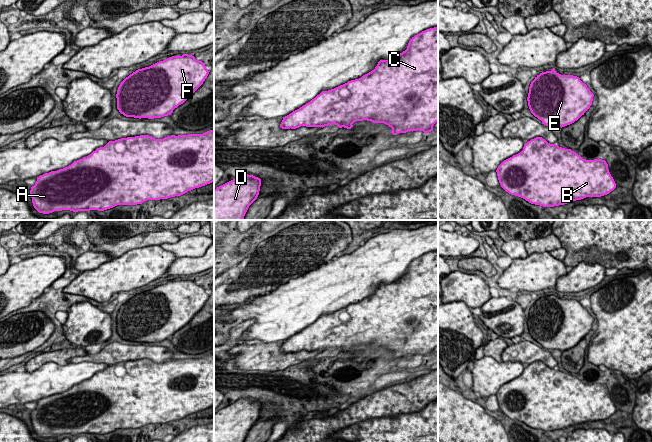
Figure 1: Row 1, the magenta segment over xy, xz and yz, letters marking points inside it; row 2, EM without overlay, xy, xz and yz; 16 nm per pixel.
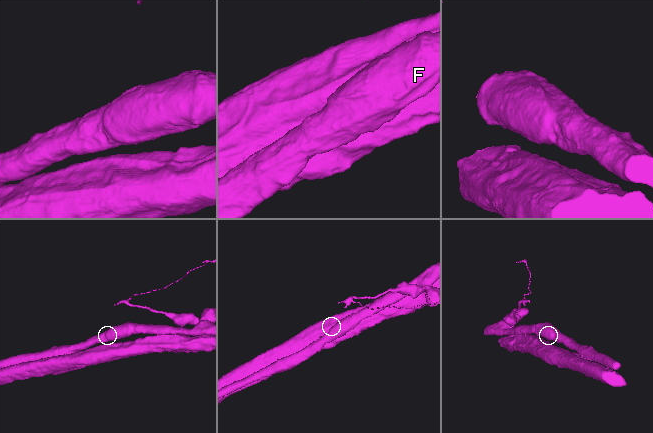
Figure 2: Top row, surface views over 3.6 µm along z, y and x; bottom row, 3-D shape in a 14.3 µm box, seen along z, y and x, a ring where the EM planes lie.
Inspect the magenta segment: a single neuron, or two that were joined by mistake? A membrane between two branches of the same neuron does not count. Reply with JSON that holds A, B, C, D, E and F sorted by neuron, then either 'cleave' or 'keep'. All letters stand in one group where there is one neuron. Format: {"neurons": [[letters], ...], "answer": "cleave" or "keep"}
{"neurons": [["A", "B", "C", "D", "E", "F"]], "answer": "keep"}

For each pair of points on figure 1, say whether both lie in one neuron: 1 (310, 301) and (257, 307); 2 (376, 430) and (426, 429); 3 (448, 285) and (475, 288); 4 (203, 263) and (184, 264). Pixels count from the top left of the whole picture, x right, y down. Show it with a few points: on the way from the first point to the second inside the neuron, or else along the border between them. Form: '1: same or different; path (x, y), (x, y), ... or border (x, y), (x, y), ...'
1: same; path (297, 304), (292, 307), (270, 307)
2: same; path (388, 430), (414, 430)
3: same; path (455, 286), (468, 287)
4: same; path (198, 264), (189, 264)

